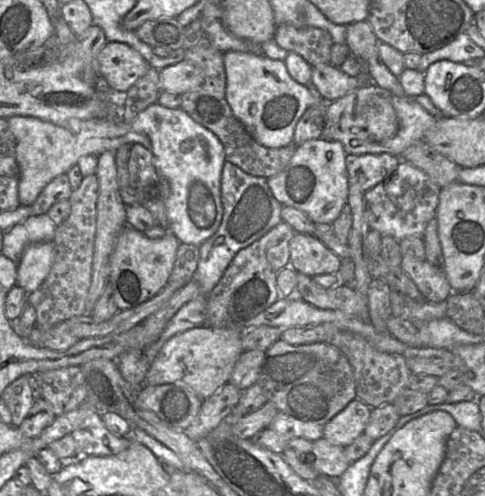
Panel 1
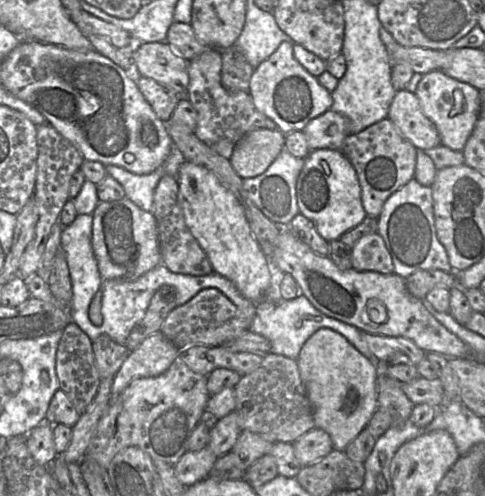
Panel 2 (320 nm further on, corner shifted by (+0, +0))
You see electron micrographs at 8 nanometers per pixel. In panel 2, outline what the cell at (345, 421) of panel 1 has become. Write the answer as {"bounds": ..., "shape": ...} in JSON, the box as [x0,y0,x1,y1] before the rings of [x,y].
{"bounds":[292,428,333,467],"shape":[[[319,428],[309,430],[292,444],[295,457],[302,467],[324,458],[333,450],[329,434]]]}

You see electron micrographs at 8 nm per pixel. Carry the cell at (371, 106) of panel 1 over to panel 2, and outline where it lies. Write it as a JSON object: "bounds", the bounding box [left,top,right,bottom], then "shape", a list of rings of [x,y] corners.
{"bounds":[302,109,349,149],"shape":[[[331,109],[311,119],[302,129],[310,149],[339,149],[349,135],[349,123],[344,116]]]}

